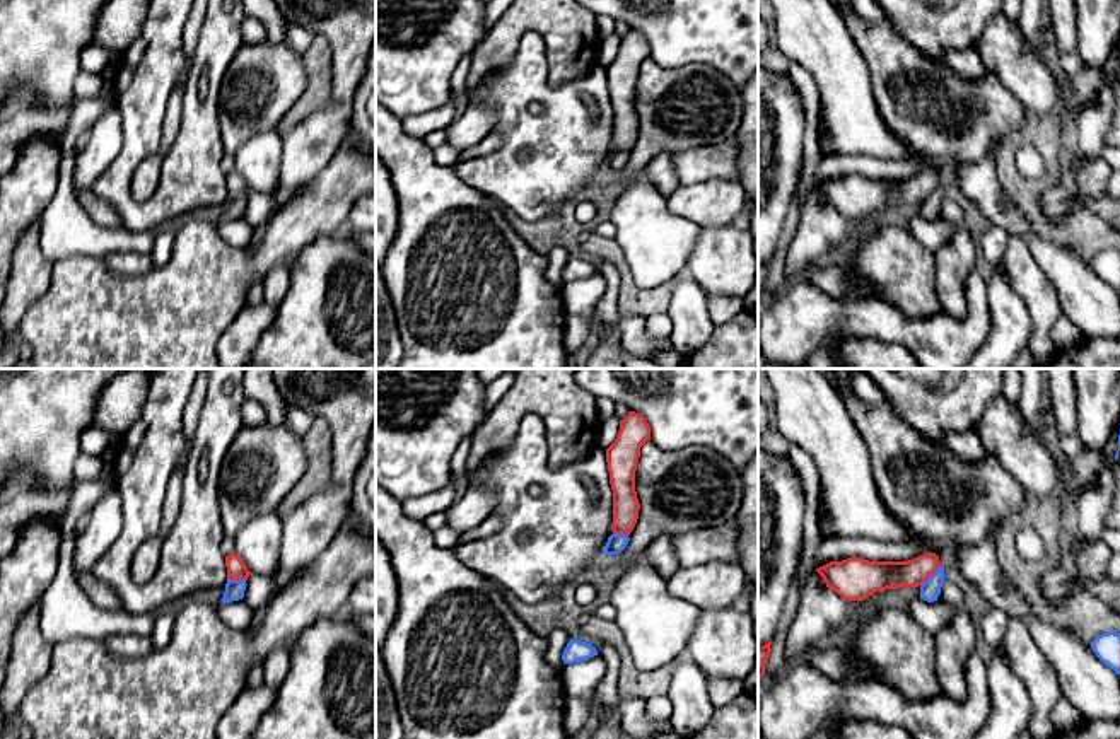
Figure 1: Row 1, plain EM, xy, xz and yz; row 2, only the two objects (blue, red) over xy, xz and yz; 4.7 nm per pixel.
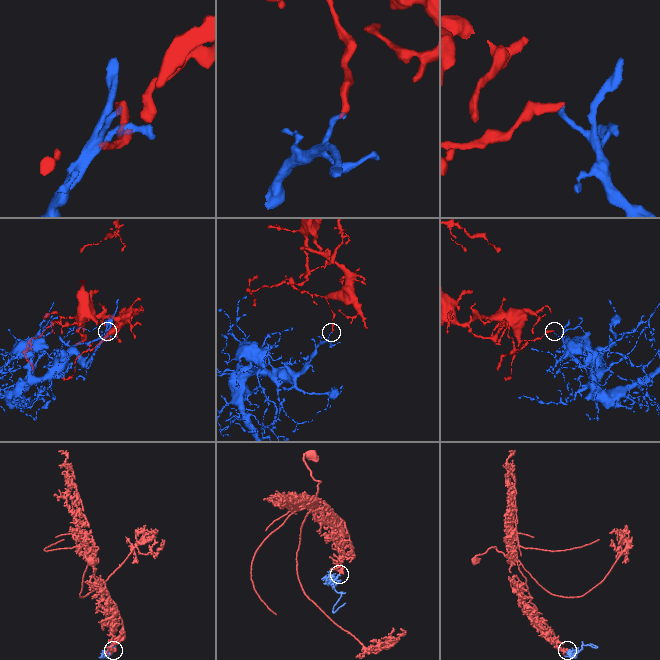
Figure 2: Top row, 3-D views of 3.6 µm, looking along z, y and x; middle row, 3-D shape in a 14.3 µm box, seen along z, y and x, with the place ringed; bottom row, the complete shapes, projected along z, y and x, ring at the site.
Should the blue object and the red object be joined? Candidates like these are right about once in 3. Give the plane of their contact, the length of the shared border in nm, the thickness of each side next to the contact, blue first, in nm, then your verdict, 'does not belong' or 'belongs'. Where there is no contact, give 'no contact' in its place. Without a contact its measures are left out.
contact in yz; length 140 nm; calibres 100 and 140 nm; does not belong

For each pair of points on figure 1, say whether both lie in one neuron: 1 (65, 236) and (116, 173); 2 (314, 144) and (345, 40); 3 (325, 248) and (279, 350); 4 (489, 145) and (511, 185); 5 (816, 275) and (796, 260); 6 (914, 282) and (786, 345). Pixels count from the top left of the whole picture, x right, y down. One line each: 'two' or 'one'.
1: two
2: one
3: one
4: two
5: two
6: two

